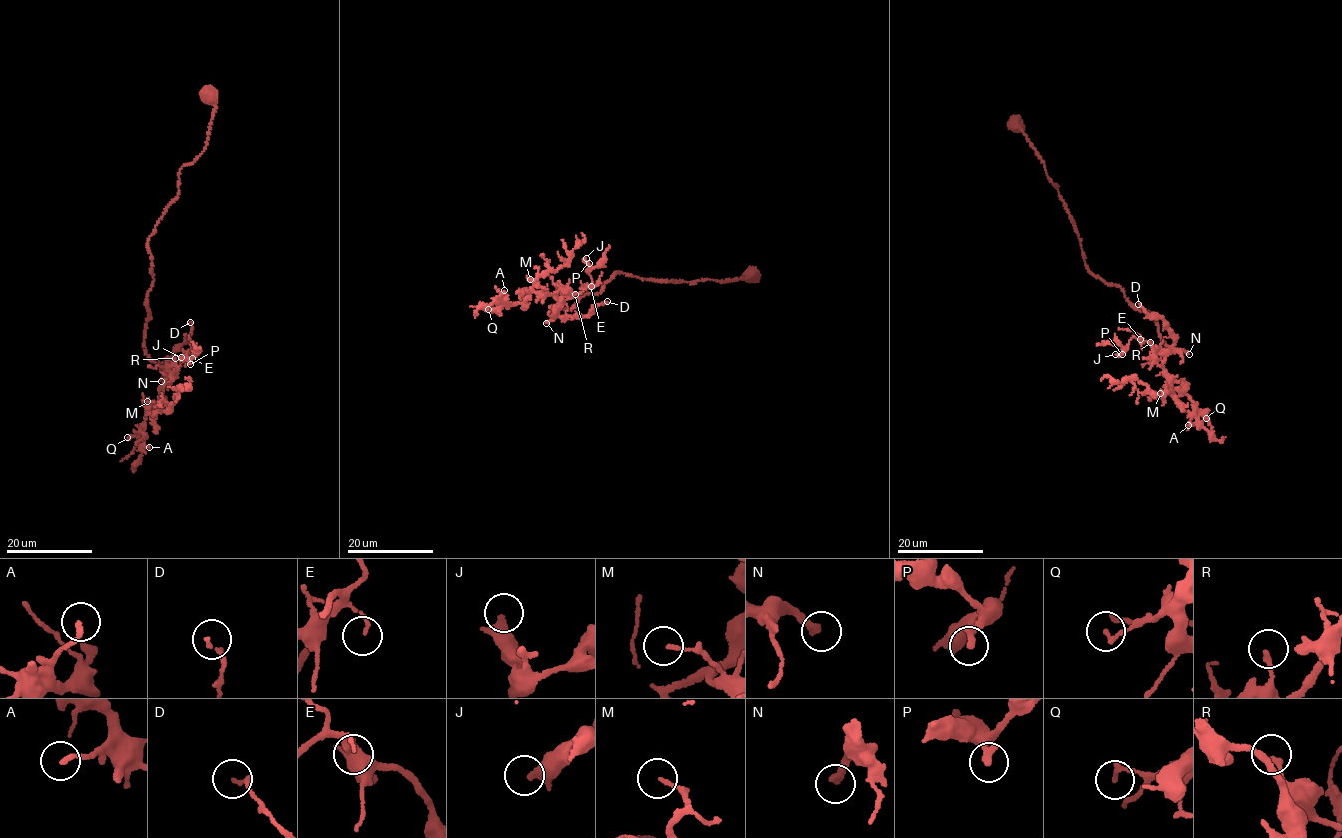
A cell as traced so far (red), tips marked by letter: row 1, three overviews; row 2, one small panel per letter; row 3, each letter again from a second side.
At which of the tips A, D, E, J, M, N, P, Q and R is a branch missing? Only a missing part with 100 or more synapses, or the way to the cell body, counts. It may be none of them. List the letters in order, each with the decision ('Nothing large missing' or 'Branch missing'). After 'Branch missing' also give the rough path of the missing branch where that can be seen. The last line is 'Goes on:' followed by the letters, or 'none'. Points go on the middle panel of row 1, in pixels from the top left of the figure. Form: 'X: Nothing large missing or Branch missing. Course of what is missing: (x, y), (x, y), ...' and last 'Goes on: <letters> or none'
A: Nothing large missing
D: Nothing large missing
E: Nothing large missing
J: Nothing large missing
M: Nothing large missing
N: Branch missing. Course of what is missing: (546, 323), (522, 322), (510, 329), (481, 357), (444, 351)
P: Nothing large missing
Q: Nothing large missing
R: Nothing large missing
Goes on: N

